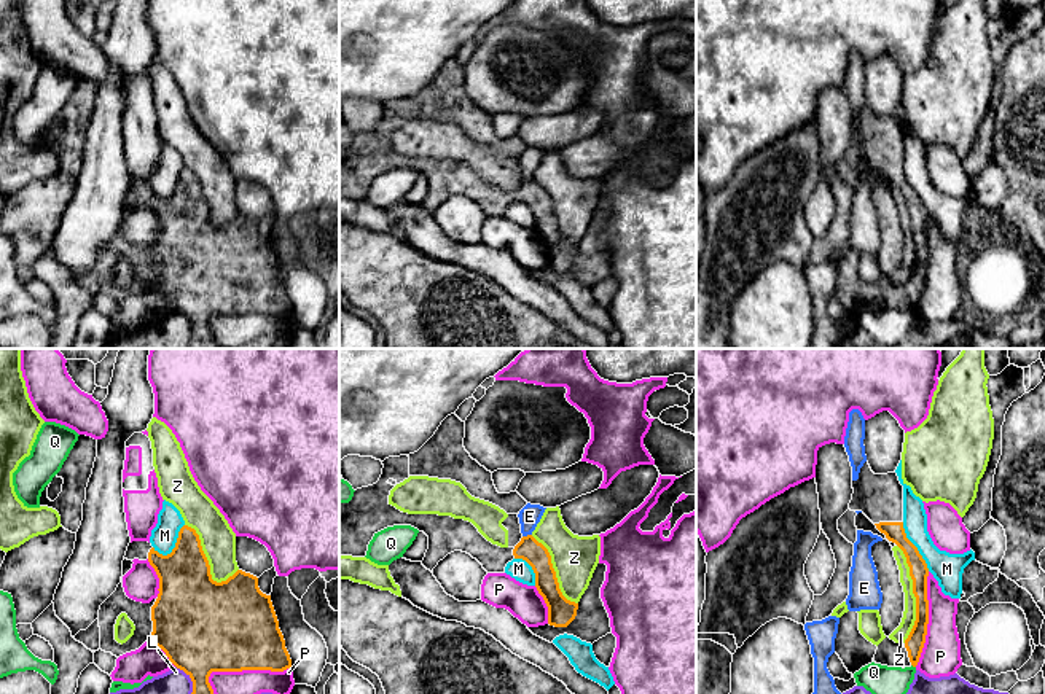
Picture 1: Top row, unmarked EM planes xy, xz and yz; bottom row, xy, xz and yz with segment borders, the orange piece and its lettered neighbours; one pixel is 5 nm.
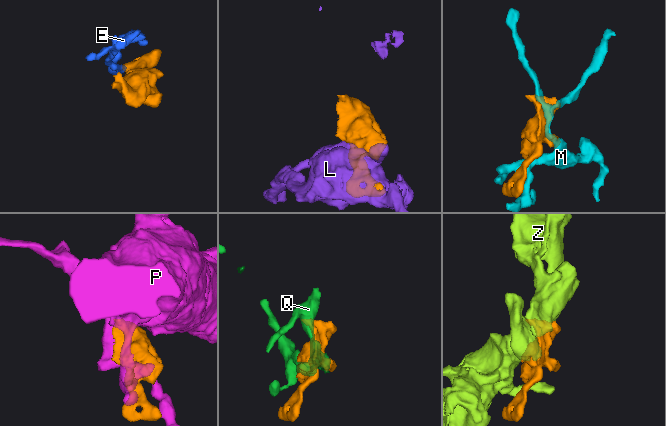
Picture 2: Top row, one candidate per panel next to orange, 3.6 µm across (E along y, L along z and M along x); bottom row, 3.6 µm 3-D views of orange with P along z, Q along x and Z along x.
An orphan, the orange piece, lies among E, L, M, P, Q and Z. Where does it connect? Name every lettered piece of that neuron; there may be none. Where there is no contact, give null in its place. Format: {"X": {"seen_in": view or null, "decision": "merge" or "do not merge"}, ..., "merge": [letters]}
{"E": {"seen_in": "xz", "decision": "do not merge"}, "L": {"seen_in": "xy", "decision": "do not merge"}, "M": {"seen_in": "yz", "decision": "do not merge"}, "P": {"seen_in": "xy", "decision": "do not merge"}, "Q": {"seen_in": "yz", "decision": "do not merge"}, "Z": {"seen_in": "yz", "decision": "do not merge"}, "merge": []}

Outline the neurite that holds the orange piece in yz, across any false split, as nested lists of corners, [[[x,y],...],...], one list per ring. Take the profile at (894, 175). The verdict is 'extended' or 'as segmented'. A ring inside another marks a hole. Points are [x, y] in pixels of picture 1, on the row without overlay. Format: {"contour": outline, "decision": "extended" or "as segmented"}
{"contour": [[[865,105],[859,123],[852,124],[852,132],[849,153],[862,154],[906,201],[913,223],[913,237],[916,240],[916,264],[905,283],[905,291],[911,309],[916,310],[926,287],[929,267],[929,212],[918,191],[906,181],[903,172],[903,129],[897,116],[875,118],[868,105]]], "decision": "extended"}

